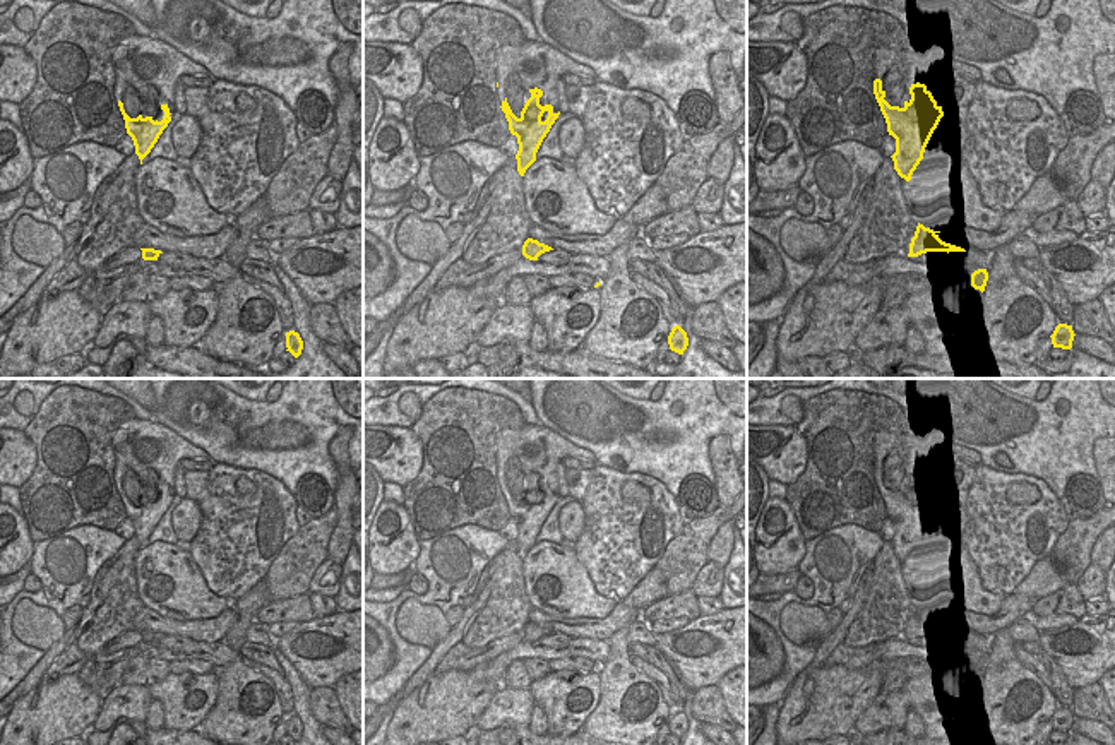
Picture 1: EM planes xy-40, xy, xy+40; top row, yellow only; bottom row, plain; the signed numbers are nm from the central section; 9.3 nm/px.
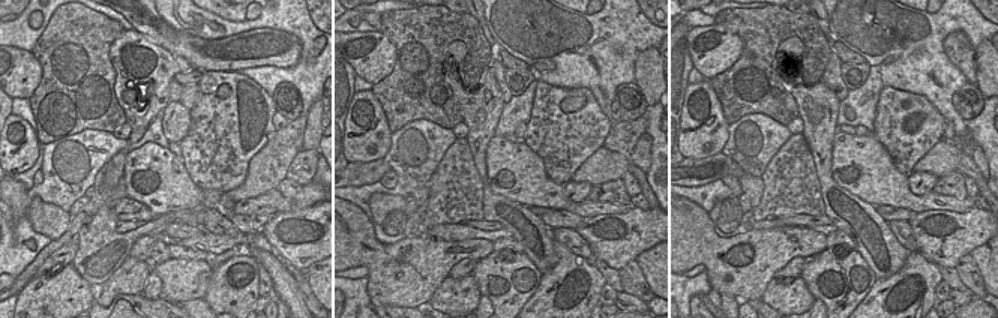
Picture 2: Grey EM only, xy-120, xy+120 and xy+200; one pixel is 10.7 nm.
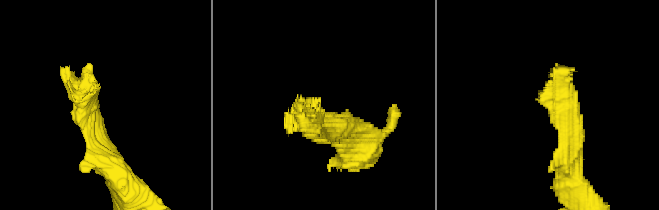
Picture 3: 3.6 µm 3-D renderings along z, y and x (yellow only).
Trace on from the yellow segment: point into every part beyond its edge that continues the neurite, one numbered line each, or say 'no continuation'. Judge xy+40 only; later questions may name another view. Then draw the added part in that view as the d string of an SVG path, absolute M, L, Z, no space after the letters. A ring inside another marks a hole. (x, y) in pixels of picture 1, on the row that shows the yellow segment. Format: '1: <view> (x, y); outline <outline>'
1: xy+40 (927, 65); outline M915 46L915 58L909 67L909 87L916 82L925 84L927 91L932 92L937 106L940 106L939 92L937 92L937 79L942 75L945 67L954 67L964 75L981 80L981 72L976 67L959 65L951 62L940 51L932 46Z

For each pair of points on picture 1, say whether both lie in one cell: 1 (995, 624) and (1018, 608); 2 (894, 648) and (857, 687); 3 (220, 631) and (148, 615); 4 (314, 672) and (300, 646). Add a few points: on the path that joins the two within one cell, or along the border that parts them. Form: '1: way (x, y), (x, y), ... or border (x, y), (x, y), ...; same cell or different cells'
1: way (1001, 620), (1013, 608); same cell
2: border (924, 658), (881, 660); different cells
3: way (202, 631), (165, 625); same cell
4: way (314, 665), (307, 653); same cell

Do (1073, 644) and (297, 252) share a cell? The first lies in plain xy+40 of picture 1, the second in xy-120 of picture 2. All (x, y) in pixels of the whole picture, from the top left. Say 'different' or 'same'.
same

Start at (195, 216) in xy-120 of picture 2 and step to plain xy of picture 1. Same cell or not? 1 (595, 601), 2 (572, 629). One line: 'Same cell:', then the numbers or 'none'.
Same cell: 2

